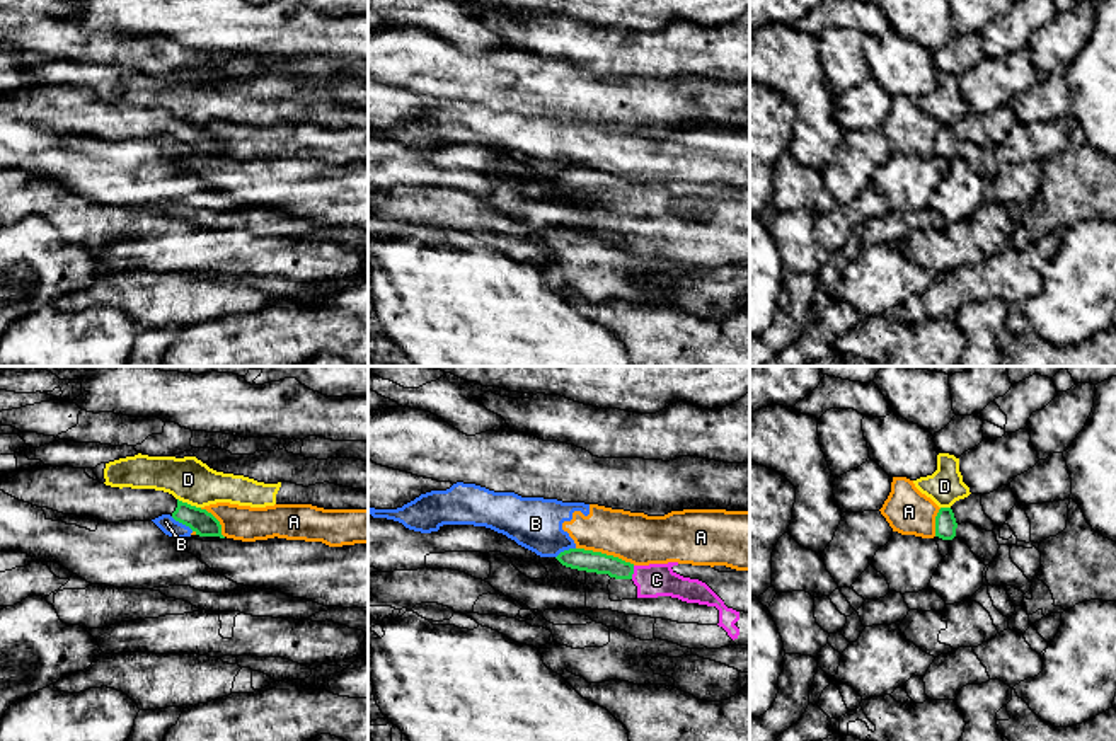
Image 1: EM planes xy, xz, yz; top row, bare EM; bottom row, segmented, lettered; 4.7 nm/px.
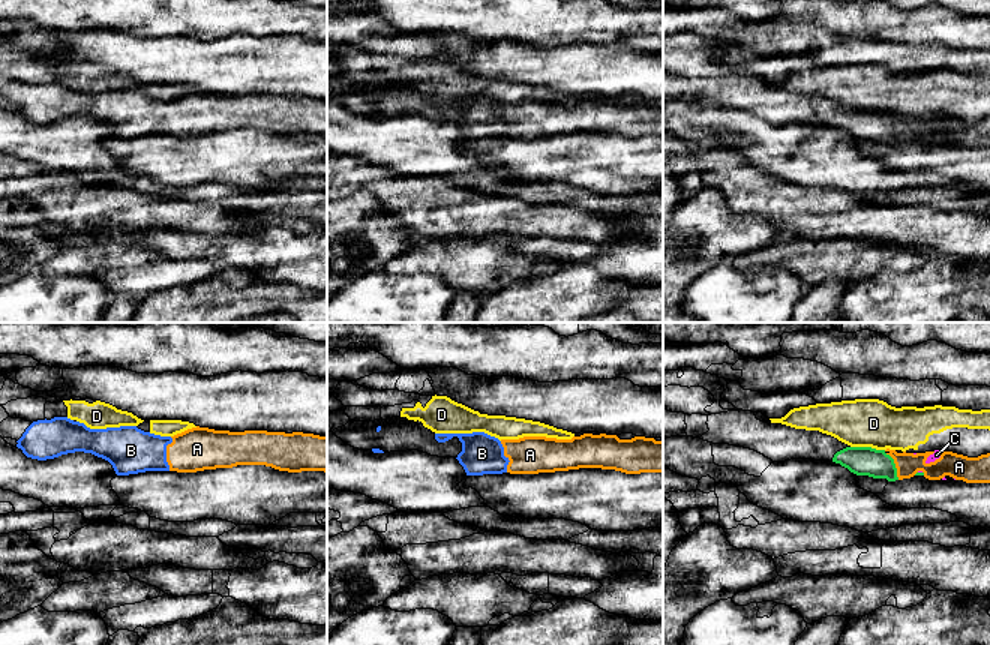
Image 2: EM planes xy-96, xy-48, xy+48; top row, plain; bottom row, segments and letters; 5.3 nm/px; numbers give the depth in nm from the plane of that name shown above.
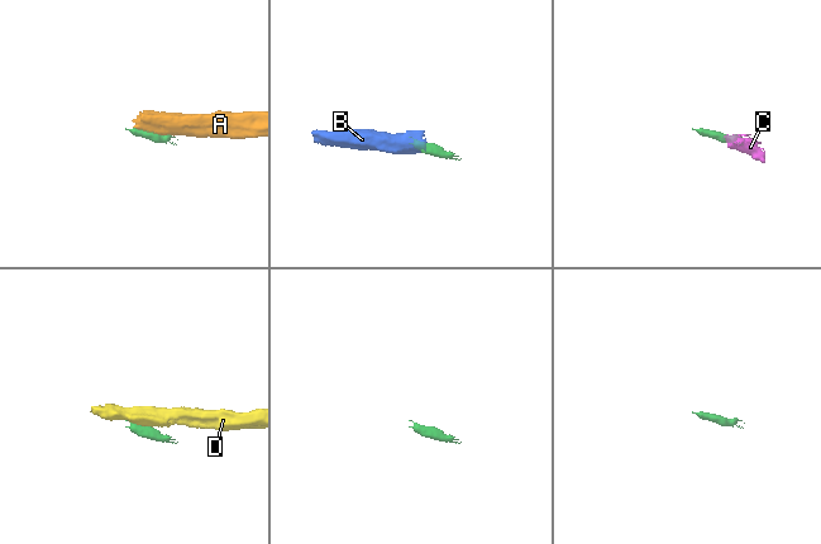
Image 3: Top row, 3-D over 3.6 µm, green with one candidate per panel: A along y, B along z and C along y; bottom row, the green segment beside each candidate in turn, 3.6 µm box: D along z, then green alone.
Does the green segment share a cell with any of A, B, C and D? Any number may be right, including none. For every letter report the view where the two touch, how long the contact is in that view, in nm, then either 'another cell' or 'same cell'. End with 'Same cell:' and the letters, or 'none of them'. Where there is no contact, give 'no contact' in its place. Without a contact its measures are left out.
A: meets green in xz; contact 300 nm long; another cell
B: meets green in xy; contact 130 nm long; another cell
C: meets green in xz; contact 70 nm long; same cell
D: meets green in xy; contact 120 nm long; another cell
Same cell: C

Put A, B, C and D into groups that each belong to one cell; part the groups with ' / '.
A B / C / D

